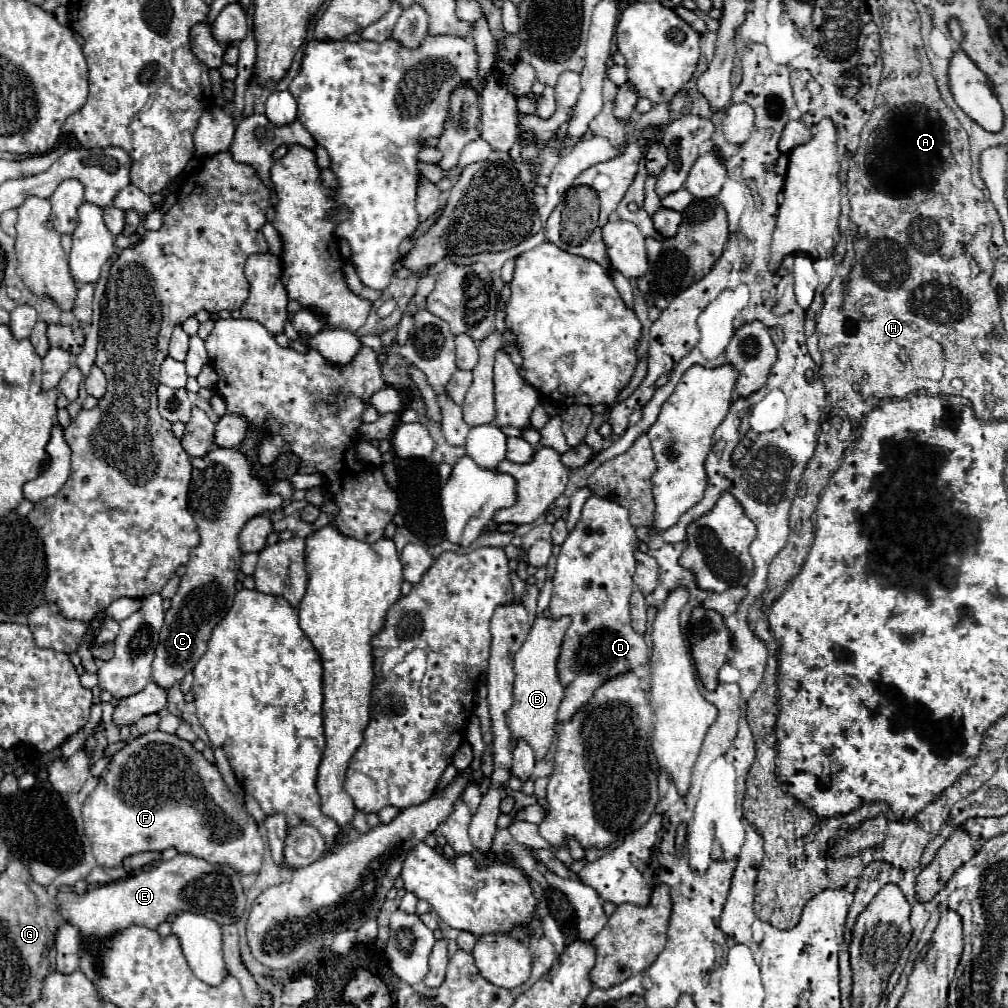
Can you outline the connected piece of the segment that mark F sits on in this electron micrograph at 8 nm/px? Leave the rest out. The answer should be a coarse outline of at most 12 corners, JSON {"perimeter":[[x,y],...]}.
{"perimeter":[[175,734],[113,754],[83,820],[97,864],[175,848],[237,874],[265,846]]}

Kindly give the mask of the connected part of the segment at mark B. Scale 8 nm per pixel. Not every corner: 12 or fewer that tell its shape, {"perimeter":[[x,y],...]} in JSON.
{"perimeter":[[539,592],[535,624],[515,656],[513,740],[541,760],[565,698],[559,662],[569,616],[543,615]]}

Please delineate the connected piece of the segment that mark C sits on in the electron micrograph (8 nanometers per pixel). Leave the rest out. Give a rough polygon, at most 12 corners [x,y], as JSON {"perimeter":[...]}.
{"perimeter":[[235,448],[193,458],[201,542],[165,612],[153,680],[207,652],[241,566],[239,530],[281,496]]}

